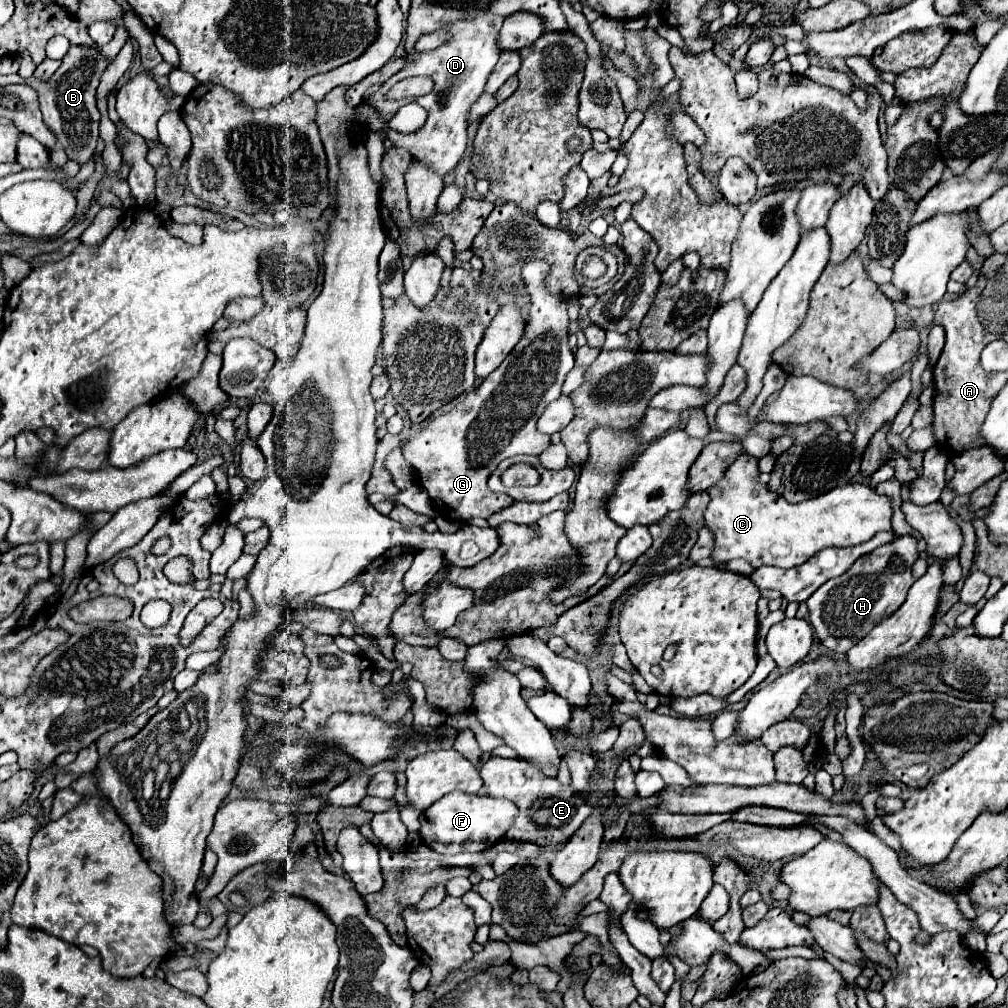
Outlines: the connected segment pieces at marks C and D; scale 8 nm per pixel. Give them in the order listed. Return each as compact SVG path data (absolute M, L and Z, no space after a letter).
M745 452L735 458L725 476L707 492L711 502L705 508L703 522L715 538L715 546L709 556L715 562L743 558L755 568L763 564L793 568L807 562L823 548L863 544L877 532L891 530L891 500L871 490L869 484L851 482L821 494L819 498L791 504L785 498L773 494L767 484L759 482L757 458Z
M489 16L489 18L459 20L459 22L449 24L447 30L451 32L451 40L447 44L443 44L443 46L439 46L431 52L409 54L407 68L403 68L395 76L391 76L383 86L379 86L377 90L373 90L369 94L371 108L381 114L383 122L389 122L401 106L411 102L411 98L395 100L395 102L387 100L385 92L391 86L395 86L399 80L409 78L409 76L429 76L433 80L433 84L435 84L433 90L427 96L419 96L419 98L413 100L419 106L423 106L429 114L423 128L413 132L413 134L401 134L401 132L391 130L391 128L385 128L385 132L387 132L387 138L393 142L395 148L405 148L419 162L423 162L425 166L435 170L441 178L445 178L449 172L453 172L453 168L457 166L457 162L461 160L461 156L467 148L469 108L481 96L481 92L485 88L485 82L487 82L487 76L491 74L491 70L497 64L497 58L499 58L497 36L499 36L503 20L505 20L503 16Z

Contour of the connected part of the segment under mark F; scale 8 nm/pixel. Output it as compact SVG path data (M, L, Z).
M451 792L421 814L421 838L439 854L481 852L505 838L515 816L517 806L511 800Z

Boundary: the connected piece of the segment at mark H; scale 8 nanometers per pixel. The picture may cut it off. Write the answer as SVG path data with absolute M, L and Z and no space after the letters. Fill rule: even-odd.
M901 536L893 542L879 546L867 556L861 556L845 574L827 580L807 600L809 622L821 644L833 652L845 654L853 648L877 622L889 618L897 610L915 582L911 566L917 560L917 540L913 536Z

